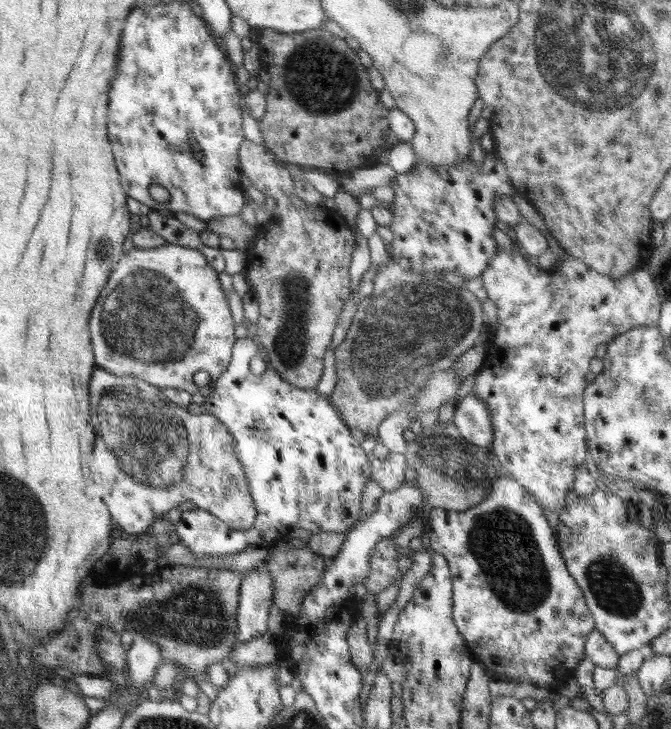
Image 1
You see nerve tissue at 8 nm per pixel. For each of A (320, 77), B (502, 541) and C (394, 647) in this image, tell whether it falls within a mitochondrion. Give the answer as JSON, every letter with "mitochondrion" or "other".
{"A":"mitochondrion","B":"mitochondrion","C":"other"}

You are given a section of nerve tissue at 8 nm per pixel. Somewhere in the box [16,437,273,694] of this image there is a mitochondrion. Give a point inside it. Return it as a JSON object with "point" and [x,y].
{"point":[197,614]}

